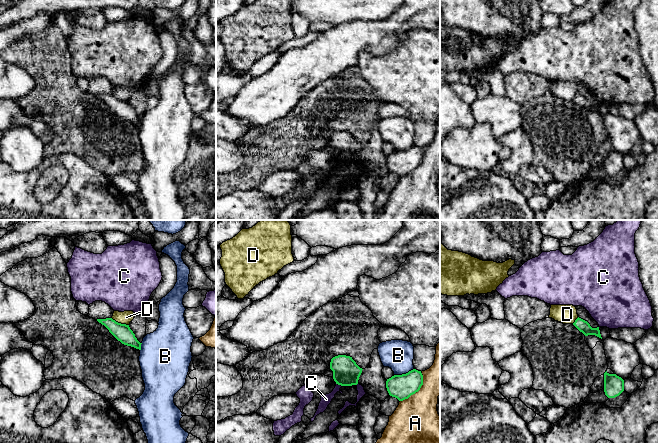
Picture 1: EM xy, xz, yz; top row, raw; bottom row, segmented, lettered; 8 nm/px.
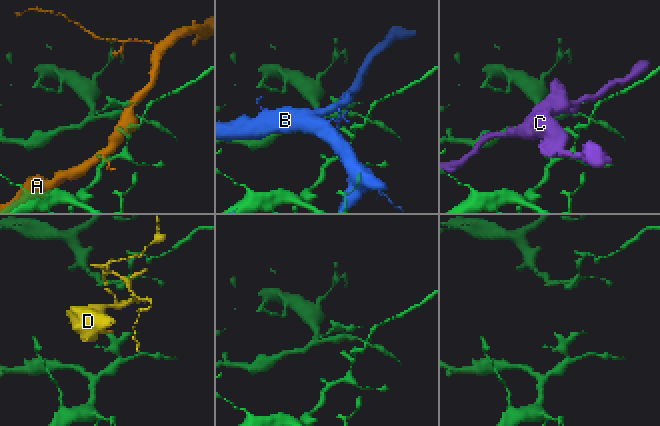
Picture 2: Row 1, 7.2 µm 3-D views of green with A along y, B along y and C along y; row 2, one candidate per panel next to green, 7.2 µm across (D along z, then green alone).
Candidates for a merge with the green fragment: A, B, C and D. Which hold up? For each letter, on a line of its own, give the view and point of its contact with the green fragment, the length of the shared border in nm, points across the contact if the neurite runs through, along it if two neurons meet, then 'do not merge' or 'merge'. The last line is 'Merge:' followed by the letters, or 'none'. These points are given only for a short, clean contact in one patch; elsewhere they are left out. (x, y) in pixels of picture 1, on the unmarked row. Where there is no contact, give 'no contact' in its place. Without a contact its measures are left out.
A: xz (418, 166) | 300 nm | do not merge
B: xz (403, 150) | 170 nm | do not merge
C: xz (342, 161) | 110 nm | do not merge
D: xy (120, 99) | 160 nm | along xy (111, 94), (128, 101) | do not merge
Merge: none

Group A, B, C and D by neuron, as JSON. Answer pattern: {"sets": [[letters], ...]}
{"sets": [["A"], ["B"], ["C"], ["D"]]}

